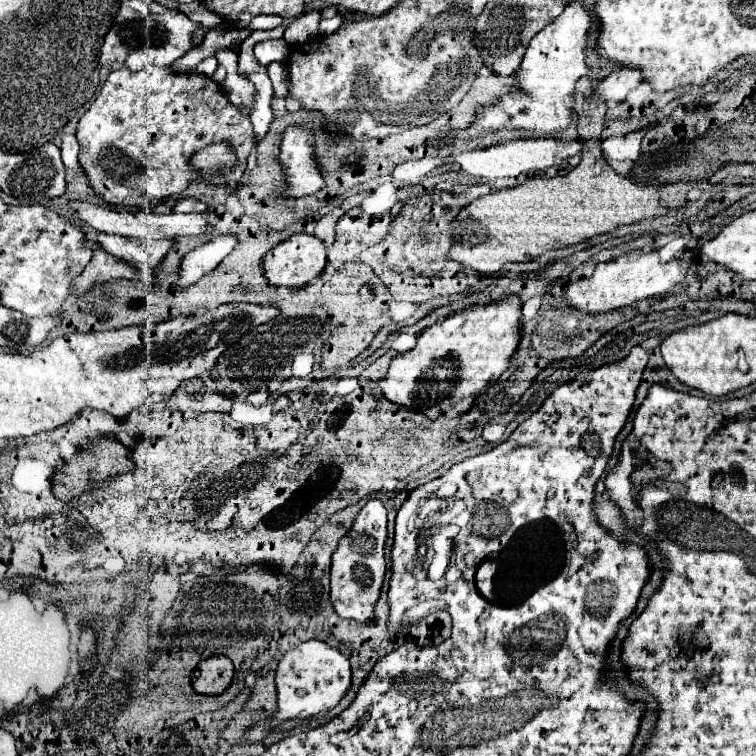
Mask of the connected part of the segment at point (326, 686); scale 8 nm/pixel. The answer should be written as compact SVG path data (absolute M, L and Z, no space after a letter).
M304 641L292 651L288 651L278 665L276 671L276 685L278 685L278 711L274 717L258 727L252 727L246 731L246 741L262 741L270 729L286 719L306 719L312 715L318 715L322 711L334 709L342 697L348 693L352 683L350 663L348 659L334 647L322 643L322 641Z

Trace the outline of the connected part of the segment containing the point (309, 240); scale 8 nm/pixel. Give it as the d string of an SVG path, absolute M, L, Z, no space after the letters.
M296 233L264 255L264 275L272 285L304 287L318 277L326 265L326 245L306 233Z

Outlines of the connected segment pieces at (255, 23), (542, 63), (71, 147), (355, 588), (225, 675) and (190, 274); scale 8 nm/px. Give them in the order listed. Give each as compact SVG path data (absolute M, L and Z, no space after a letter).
M259 15L255 17L246 29L252 30L270 30L281 25L283 18L278 15Z
M570 3L564 7L562 15L556 17L548 27L544 27L528 45L520 71L516 79L520 83L520 93L506 95L494 107L480 107L472 129L456 133L454 139L470 141L498 129L522 129L536 131L542 135L560 135L570 125L570 107L566 99L574 93L576 81L588 73L586 67L586 35L590 29L590 15L582 3Z
M68 133L68 135L62 137L62 147L60 147L60 151L62 151L62 161L64 161L64 165L70 167L74 173L82 173L80 163L78 163L78 141L76 141L74 135Z
M370 499L366 507L358 513L348 535L344 535L344 539L340 541L336 553L332 555L330 601L334 605L334 611L342 619L352 619L356 623L366 623L372 619L386 575L386 559L384 559L386 539L388 539L386 507L378 499Z
M210 657L202 661L192 673L192 687L202 695L224 693L234 679L234 665L228 657Z
M232 235L216 237L210 243L190 251L180 265L180 279L176 281L176 287L188 287L194 281L198 281L202 275L210 273L220 265L220 261L234 249L236 239Z

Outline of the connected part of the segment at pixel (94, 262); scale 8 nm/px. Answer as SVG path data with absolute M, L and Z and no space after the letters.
M86 239L84 245L92 249L92 259L90 259L88 267L82 271L82 275L76 277L76 281L72 285L74 295L84 295L86 291L90 291L96 285L114 283L118 279L142 281L146 285L156 283L156 275L152 269L140 269L124 259L118 259L118 257L106 253L104 247L94 239Z

